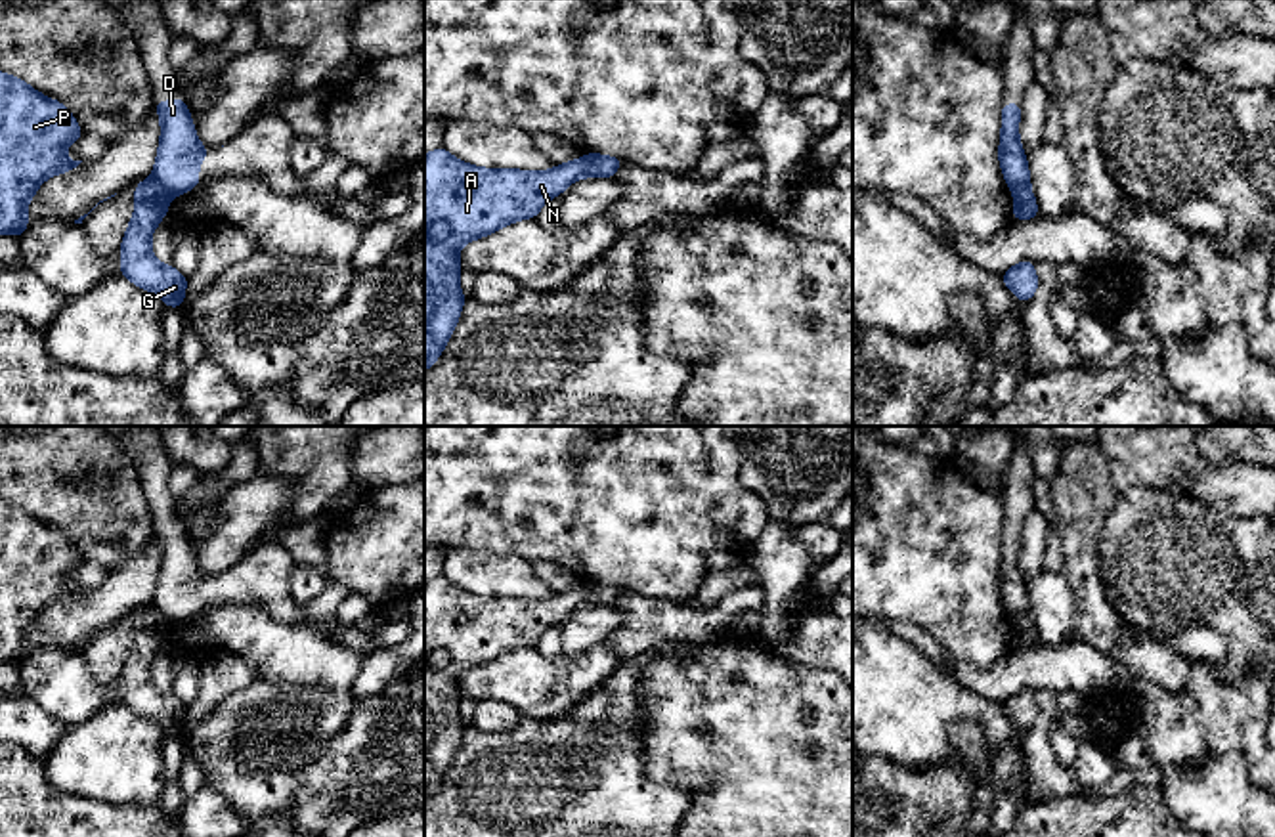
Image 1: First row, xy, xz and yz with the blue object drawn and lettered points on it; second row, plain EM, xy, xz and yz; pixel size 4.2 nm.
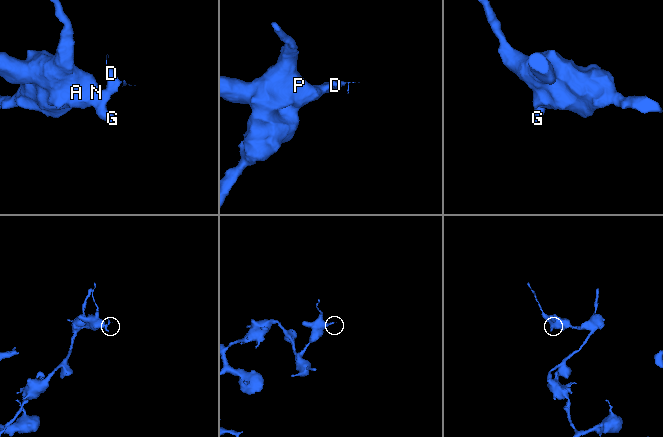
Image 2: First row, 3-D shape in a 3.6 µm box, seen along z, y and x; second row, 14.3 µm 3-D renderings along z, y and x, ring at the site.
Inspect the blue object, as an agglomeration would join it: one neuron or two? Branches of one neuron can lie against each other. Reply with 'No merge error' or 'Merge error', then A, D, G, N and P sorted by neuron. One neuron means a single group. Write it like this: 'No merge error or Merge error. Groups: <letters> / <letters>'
Merge error. Groups: A G N P / D

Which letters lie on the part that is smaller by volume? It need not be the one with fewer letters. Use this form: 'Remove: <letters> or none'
Remove: D

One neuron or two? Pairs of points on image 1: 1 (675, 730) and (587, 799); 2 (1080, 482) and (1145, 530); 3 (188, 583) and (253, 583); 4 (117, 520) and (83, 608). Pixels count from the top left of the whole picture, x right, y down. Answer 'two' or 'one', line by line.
1: two
2: two
3: one
4: two

